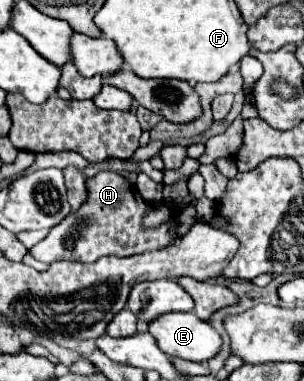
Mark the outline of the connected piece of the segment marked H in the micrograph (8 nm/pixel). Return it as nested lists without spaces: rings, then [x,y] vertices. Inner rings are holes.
[[[98,173],[88,179],[88,203],[76,211],[76,215],[68,215],[64,223],[50,229],[48,237],[30,249],[30,255],[44,263],[54,261],[82,261],[92,263],[104,255],[128,257],[144,251],[156,251],[156,247],[166,247],[172,239],[176,239],[176,221],[160,225],[158,229],[142,229],[142,215],[150,209],[134,185],[130,185],[120,173]]]

